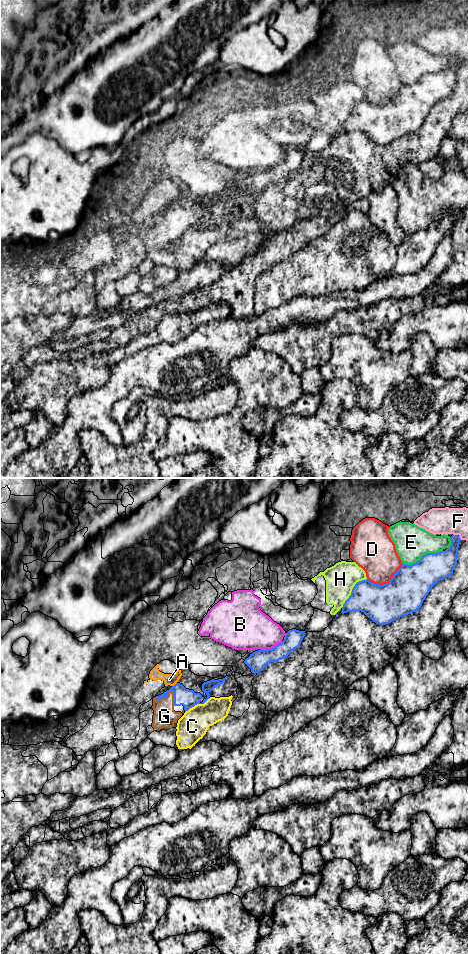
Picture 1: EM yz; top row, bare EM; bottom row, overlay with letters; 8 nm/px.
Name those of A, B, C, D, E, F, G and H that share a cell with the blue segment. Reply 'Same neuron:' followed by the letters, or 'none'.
Same neuron: G

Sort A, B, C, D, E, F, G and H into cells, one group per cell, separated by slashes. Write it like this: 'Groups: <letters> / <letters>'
Groups: A B / C / D / E / F / G / H

